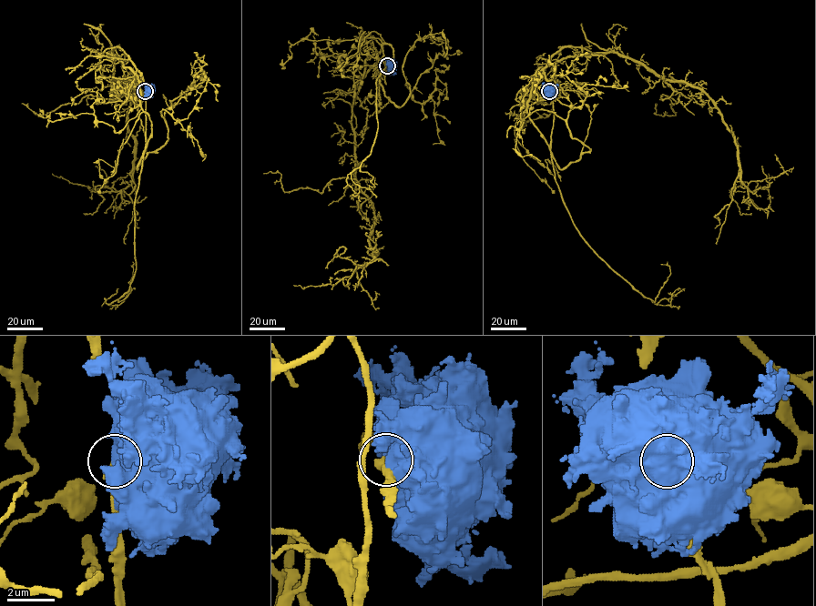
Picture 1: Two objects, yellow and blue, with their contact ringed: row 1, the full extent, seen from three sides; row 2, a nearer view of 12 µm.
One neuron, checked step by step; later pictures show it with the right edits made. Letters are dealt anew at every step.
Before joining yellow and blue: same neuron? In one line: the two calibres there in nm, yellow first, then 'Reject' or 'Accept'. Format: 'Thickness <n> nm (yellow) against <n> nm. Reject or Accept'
Thickness 440 nm (yellow) against 900 nm. Reject

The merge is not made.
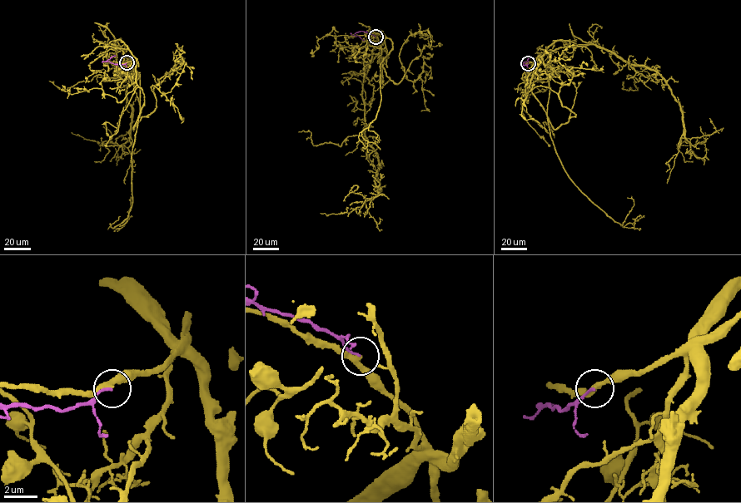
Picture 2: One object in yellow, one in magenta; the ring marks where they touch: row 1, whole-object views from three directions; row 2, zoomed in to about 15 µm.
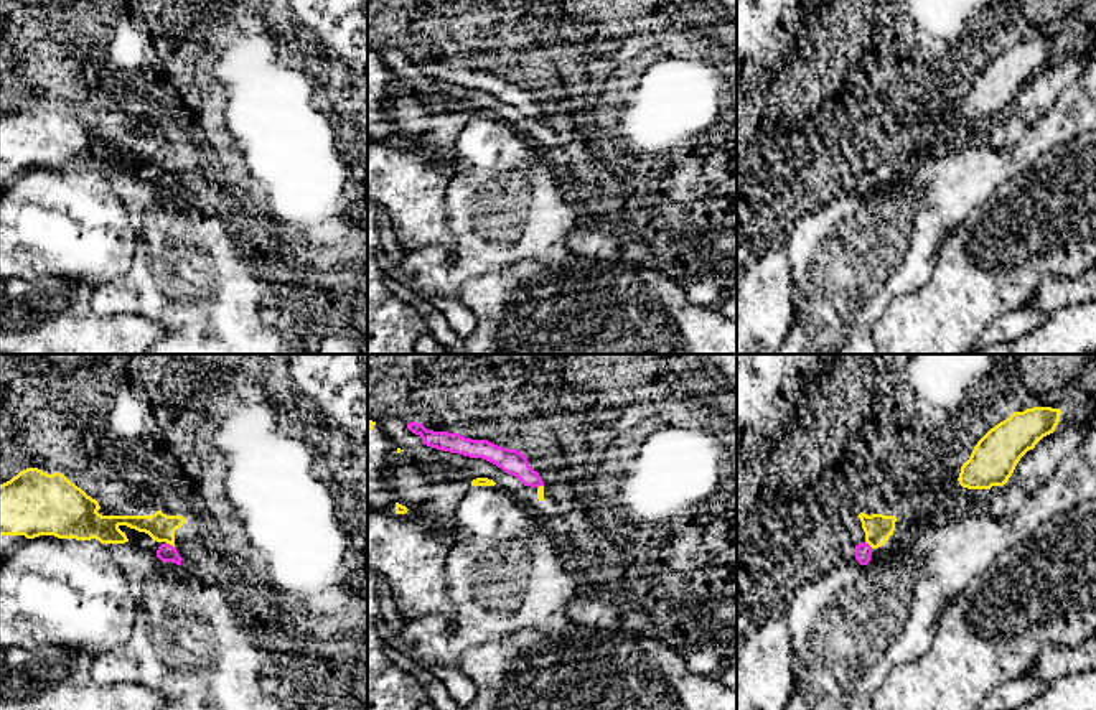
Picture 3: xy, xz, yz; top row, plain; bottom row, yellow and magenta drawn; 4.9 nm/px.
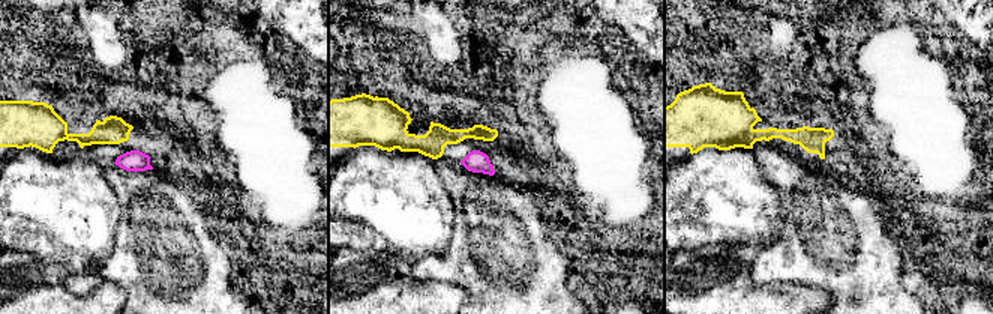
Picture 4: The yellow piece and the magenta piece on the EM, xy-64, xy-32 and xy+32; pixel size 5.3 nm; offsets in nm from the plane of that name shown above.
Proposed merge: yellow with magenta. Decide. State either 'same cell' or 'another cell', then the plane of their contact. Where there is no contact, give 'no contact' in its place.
another cell | xy

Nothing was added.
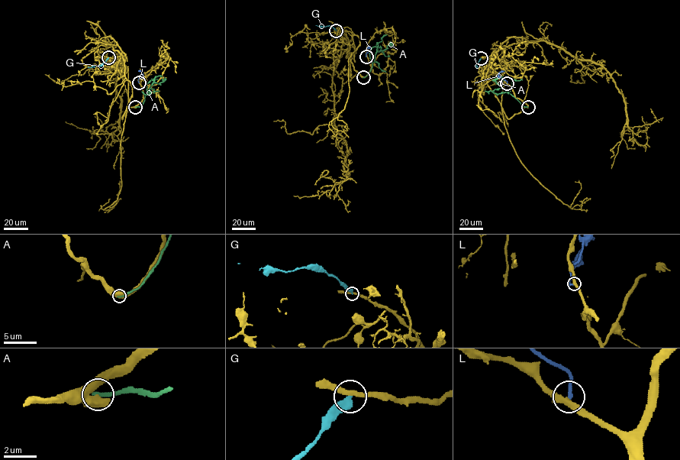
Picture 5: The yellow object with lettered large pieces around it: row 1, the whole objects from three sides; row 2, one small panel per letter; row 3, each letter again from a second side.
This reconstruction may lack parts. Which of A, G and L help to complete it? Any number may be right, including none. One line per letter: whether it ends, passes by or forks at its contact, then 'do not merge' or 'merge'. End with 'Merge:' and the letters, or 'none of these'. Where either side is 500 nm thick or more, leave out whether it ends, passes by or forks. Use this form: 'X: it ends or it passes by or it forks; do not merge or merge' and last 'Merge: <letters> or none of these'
A: do not merge
G: it ends; do not merge
L: it ends; do not merge
Merge: none of these

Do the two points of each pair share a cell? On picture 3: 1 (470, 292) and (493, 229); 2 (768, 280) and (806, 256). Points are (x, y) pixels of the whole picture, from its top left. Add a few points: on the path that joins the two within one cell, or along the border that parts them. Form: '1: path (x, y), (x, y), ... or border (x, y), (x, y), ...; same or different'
1: border (511, 264), (503, 270), (468, 277), (459, 298); different
2: border (788, 231), (788, 270), (795, 303); different

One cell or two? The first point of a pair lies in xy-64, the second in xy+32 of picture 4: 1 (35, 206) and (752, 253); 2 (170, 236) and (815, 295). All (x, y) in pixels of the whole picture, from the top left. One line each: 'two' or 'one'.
1: two
2: two

